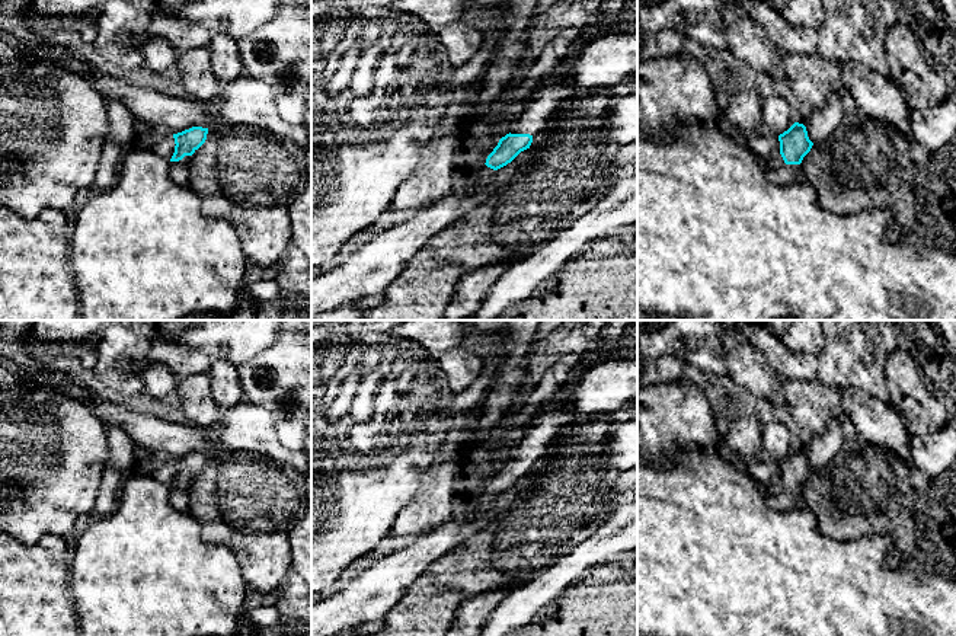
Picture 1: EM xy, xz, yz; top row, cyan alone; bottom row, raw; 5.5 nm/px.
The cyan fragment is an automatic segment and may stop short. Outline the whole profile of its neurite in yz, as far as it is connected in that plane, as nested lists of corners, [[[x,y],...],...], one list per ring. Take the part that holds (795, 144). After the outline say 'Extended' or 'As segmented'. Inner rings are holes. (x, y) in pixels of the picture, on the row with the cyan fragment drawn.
[[[794,122],[778,135],[780,150],[762,157],[767,180],[773,185],[790,185],[799,182],[800,163],[810,151],[813,143],[808,137],[806,127]]]. Extended

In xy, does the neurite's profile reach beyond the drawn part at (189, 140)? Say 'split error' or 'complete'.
split error

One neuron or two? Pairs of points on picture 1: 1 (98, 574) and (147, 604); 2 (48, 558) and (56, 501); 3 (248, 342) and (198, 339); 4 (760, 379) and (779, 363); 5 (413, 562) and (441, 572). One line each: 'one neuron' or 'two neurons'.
1: one neuron
2: two neurons
3: one neuron
4: two neurons
5: two neurons

